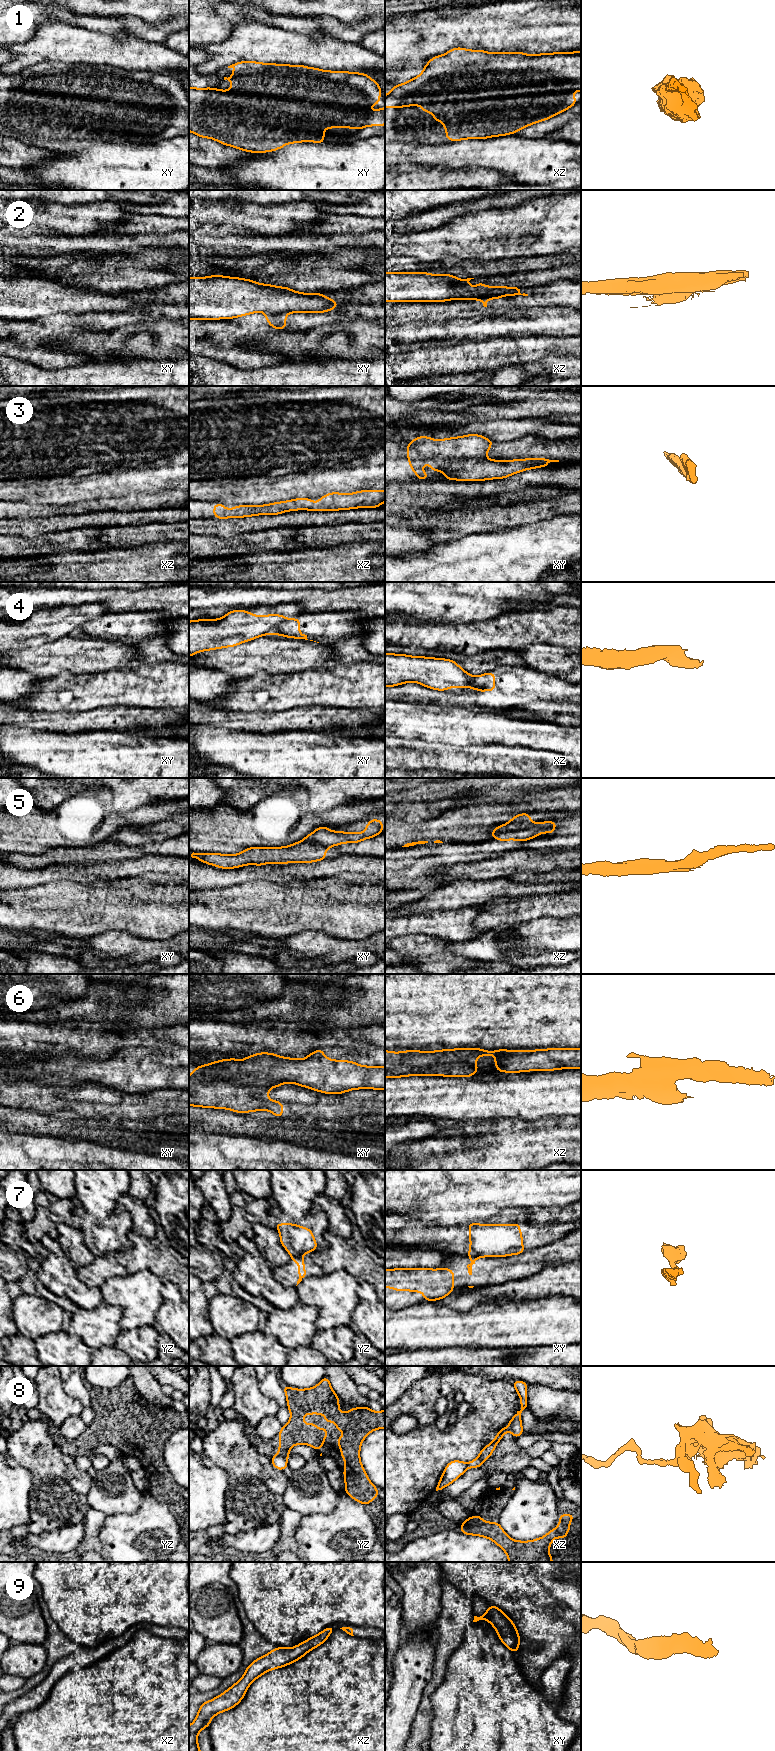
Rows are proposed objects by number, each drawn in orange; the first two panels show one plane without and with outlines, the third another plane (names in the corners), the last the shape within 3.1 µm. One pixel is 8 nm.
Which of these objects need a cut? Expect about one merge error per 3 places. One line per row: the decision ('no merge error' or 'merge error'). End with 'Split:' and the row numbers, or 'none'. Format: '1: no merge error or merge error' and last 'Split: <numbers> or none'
1: no merge error
2: merge error
3: no merge error
4: merge error
5: no merge error
6: merge error
7: merge error
8: merge error
9: no merge error
Split: 2, 4, 6, 7, 8

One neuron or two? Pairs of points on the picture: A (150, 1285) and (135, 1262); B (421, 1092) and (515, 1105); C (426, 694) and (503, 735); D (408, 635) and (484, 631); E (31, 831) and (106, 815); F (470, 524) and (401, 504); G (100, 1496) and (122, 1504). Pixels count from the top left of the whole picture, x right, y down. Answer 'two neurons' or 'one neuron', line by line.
A: two neurons
B: one neuron
C: two neurons
D: one neuron
E: one neuron
F: one neuron
G: one neuron

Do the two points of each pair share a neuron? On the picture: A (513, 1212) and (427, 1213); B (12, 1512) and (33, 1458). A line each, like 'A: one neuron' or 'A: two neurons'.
A: two neurons
B: two neurons

